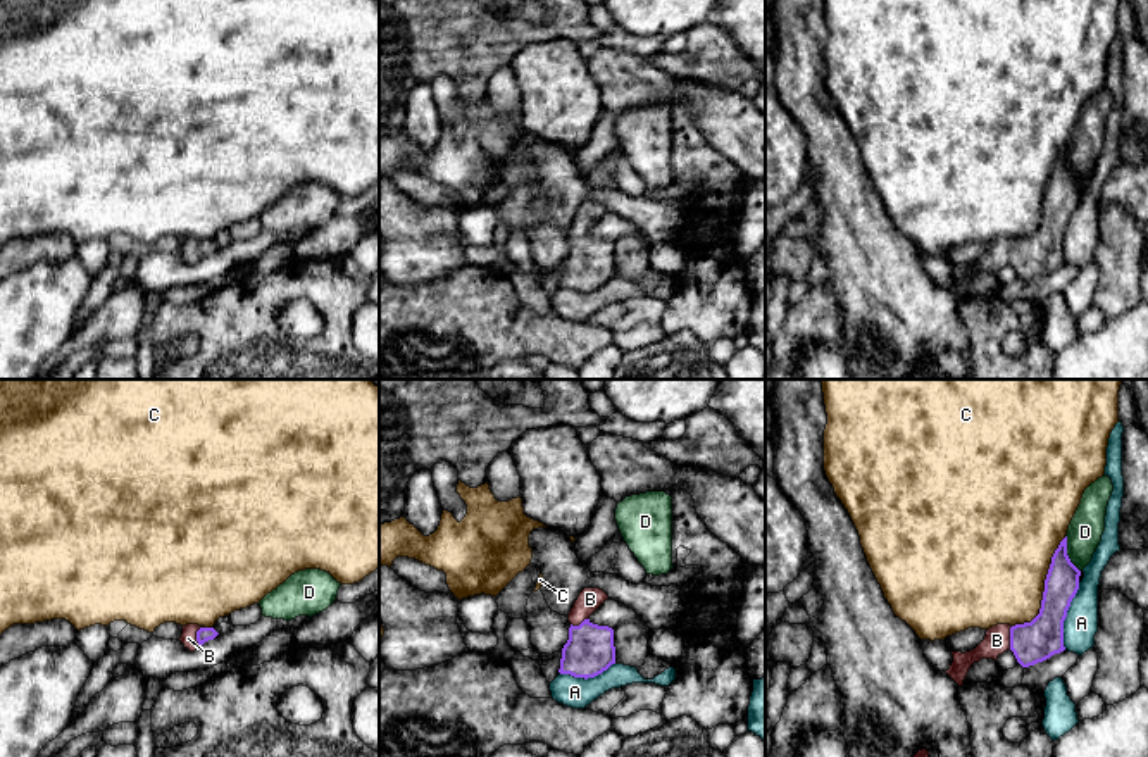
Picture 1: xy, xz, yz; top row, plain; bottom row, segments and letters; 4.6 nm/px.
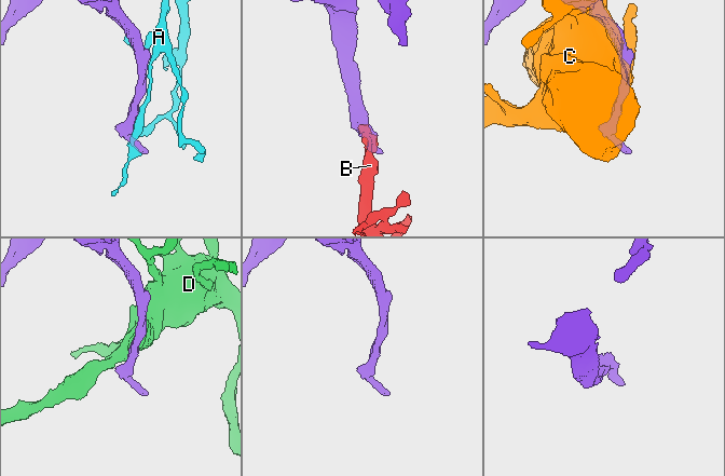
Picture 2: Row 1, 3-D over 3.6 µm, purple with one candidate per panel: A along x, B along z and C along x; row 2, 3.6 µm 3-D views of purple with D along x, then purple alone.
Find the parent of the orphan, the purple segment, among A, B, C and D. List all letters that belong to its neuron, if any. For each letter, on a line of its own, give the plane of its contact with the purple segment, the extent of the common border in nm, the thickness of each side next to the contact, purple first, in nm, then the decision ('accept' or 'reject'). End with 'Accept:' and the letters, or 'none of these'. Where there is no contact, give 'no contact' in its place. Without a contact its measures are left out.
A: contact in yz; length 320 nm; calibres 190 and 160 nm; reject
B: contact in yz; length 110 nm; calibres 190 and 120 nm; accept
C: contact in yz; length 500 nm; calibres 190 and 480 nm; reject
D: contact in yz; length 190 nm; calibres 160 and 160 nm; reject
Accept: B

